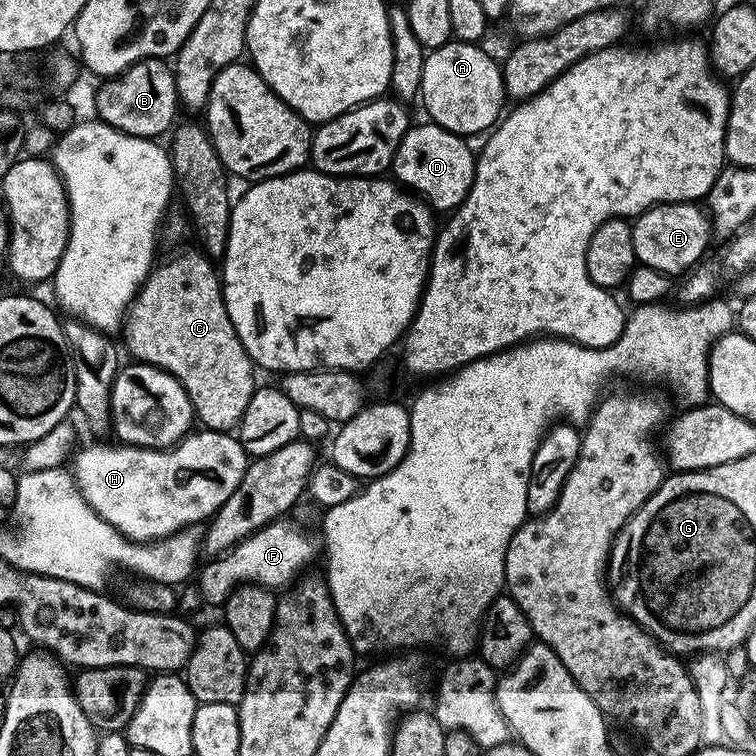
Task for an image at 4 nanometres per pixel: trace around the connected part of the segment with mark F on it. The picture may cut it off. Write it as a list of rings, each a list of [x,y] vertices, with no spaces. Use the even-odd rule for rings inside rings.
[[[284,523],[267,524],[253,536],[247,536],[240,541],[235,548],[230,548],[227,552],[209,559],[212,561],[204,569],[201,567],[198,572],[201,601],[205,605],[220,606],[232,593],[233,588],[239,585],[258,584],[261,588],[280,590],[293,578],[299,577],[300,567],[312,556],[312,544],[294,525]]]

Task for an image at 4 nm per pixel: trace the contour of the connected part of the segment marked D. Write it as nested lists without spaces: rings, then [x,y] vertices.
[[[431,122],[423,123],[417,128],[416,125],[409,127],[394,154],[390,172],[405,189],[423,200],[429,209],[448,214],[468,197],[476,173],[477,157],[468,149],[469,141],[465,137]]]

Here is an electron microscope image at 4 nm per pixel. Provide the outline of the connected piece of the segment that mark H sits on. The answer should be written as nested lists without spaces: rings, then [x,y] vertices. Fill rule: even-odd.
[[[211,430],[193,431],[191,434],[185,435],[184,439],[179,441],[175,446],[167,450],[157,450],[155,448],[138,448],[135,446],[116,446],[120,448],[111,448],[108,444],[96,444],[93,448],[84,448],[80,453],[77,451],[76,468],[74,467],[74,475],[77,487],[84,495],[86,502],[93,508],[93,510],[105,519],[110,526],[114,526],[124,536],[137,542],[149,542],[162,540],[175,532],[181,532],[189,529],[190,524],[196,524],[199,520],[207,521],[209,518],[216,515],[218,509],[226,502],[226,498],[230,498],[230,494],[234,494],[234,490],[238,490],[238,486],[242,482],[242,478],[246,474],[250,463],[250,457],[244,451],[243,446],[240,445],[239,439],[235,435],[227,432],[214,432]]]

